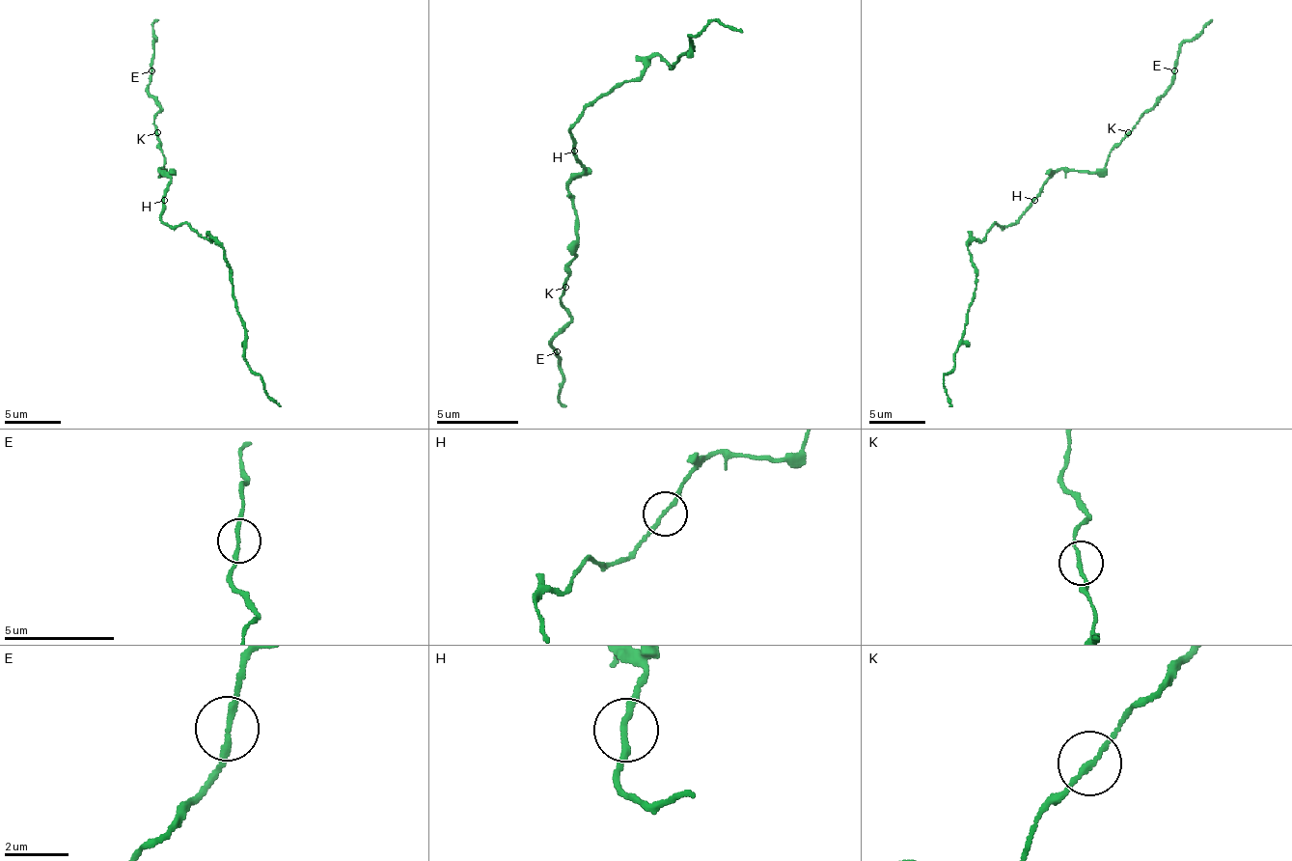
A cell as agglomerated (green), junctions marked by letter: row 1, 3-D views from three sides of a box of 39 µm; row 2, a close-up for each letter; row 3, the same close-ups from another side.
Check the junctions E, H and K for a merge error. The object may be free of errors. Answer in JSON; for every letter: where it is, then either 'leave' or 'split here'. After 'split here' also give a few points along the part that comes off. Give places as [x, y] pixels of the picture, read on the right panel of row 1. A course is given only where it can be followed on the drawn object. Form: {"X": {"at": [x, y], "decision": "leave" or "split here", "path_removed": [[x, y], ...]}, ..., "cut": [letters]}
{"E": {"at": [1174, 70], "decision": "leave"}, "H": {"at": [1034, 200], "decision": "leave"}, "K": {"at": [1128, 132], "decision": "leave"}, "cut": []}

